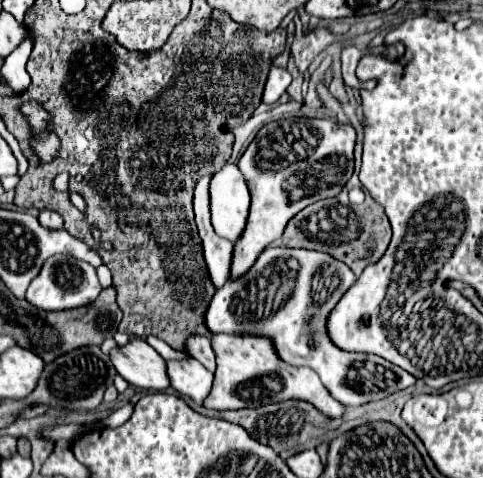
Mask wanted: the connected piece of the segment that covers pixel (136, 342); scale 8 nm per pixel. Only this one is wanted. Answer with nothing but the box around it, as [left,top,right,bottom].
[110,337,170,391]

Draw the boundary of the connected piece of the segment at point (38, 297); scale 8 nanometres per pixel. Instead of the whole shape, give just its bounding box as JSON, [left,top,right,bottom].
[26,253,102,311]

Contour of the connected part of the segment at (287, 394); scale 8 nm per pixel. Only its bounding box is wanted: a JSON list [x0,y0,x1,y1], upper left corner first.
[204,333,344,417]

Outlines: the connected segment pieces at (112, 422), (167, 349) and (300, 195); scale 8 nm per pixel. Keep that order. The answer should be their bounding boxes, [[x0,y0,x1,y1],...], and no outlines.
[[100,403,134,427],[146,337,188,359],[230,117,356,279]]

